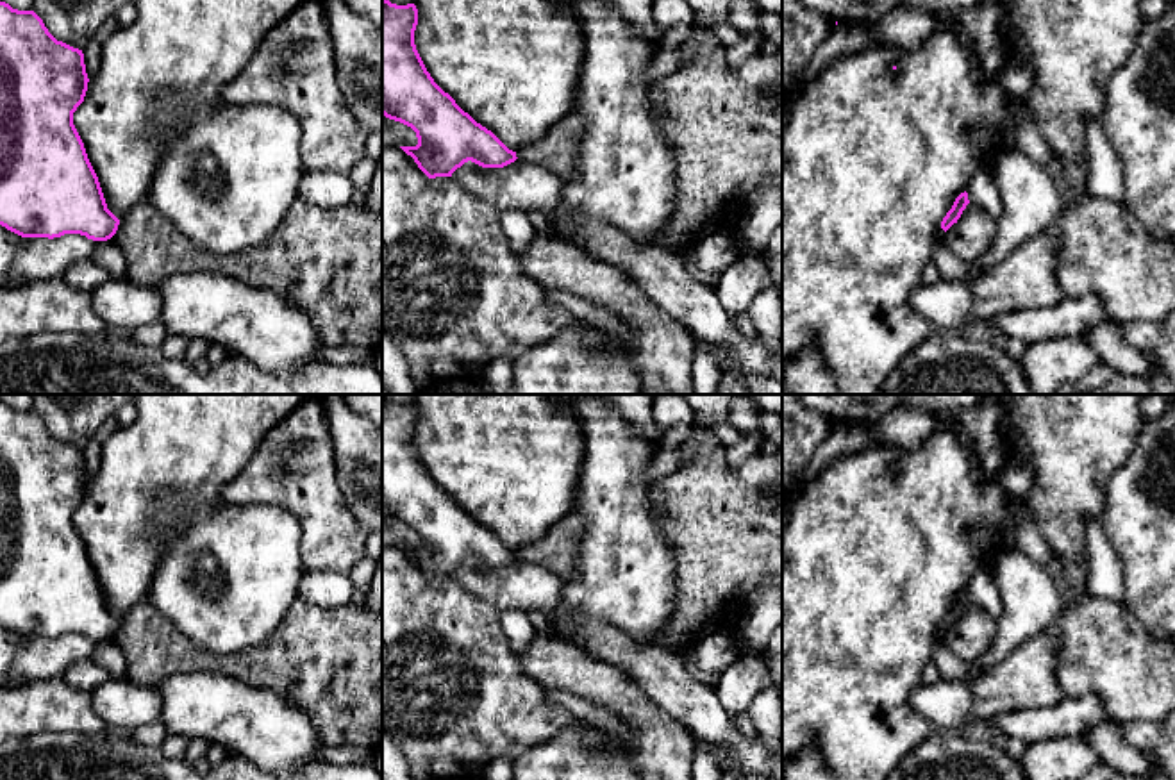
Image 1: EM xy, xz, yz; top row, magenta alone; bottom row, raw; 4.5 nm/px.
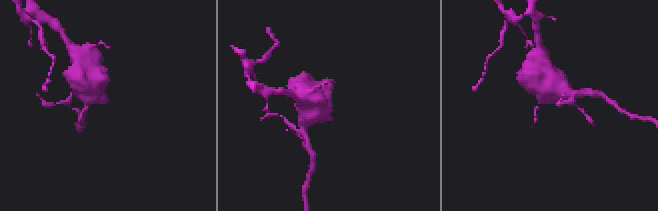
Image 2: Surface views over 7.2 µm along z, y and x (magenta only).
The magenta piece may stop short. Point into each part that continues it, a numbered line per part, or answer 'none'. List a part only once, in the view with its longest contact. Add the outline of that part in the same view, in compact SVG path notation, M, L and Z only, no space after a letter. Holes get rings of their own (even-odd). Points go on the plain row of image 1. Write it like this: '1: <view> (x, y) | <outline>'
none

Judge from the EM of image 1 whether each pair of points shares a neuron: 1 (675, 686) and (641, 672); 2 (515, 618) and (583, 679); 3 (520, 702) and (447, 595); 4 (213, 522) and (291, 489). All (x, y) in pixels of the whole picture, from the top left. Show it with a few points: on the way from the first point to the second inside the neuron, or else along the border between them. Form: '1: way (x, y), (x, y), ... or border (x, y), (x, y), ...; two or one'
1: way (666, 680), (658, 672), (650, 672); one
2: border (538, 632), (516, 655); two
3: way (493, 675), (447, 629), (447, 622); one
4: border (222, 500), (231, 504), (274, 504), (297, 520); two

